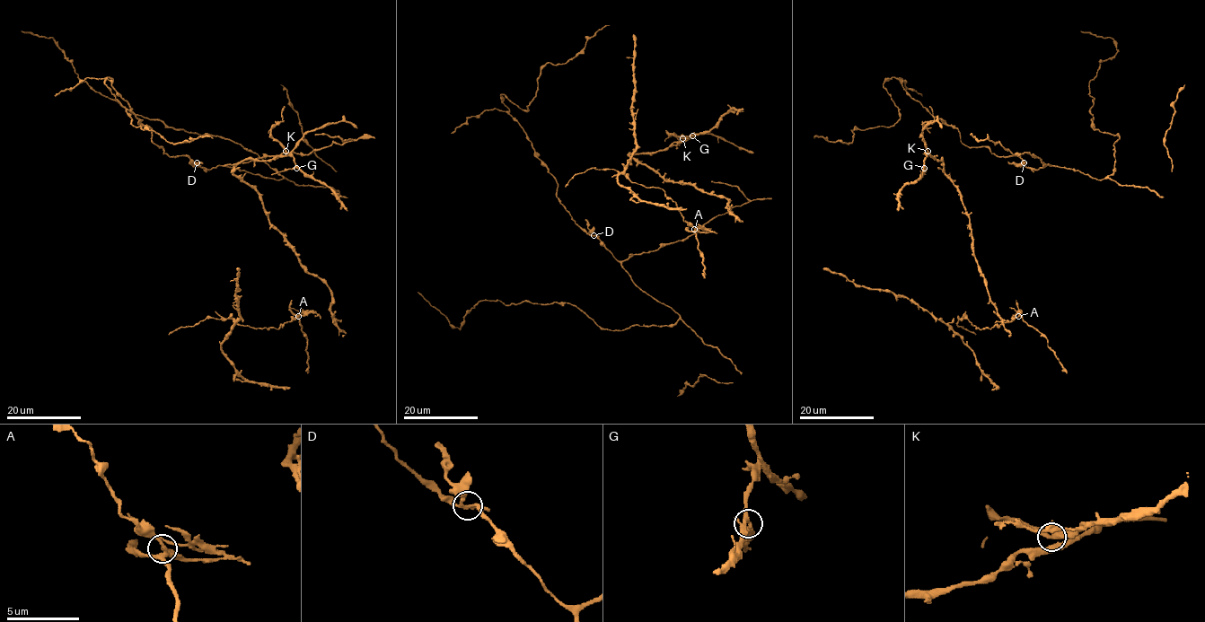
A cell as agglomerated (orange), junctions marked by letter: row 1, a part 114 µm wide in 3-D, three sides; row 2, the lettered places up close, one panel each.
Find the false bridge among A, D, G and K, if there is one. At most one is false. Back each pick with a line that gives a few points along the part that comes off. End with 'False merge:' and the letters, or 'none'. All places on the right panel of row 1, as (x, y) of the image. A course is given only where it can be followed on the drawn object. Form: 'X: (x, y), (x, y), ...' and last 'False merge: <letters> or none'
D: (1024, 162), (1008, 161)
False merge: D

